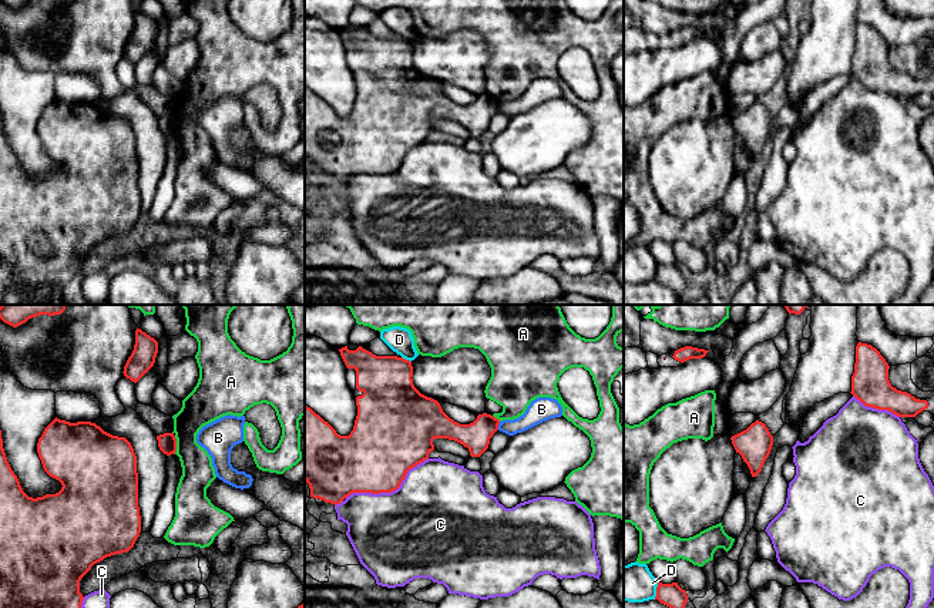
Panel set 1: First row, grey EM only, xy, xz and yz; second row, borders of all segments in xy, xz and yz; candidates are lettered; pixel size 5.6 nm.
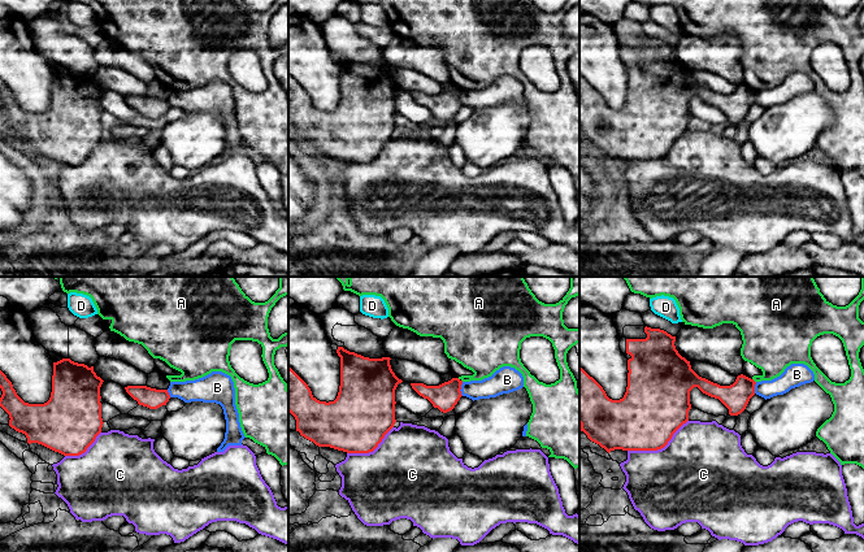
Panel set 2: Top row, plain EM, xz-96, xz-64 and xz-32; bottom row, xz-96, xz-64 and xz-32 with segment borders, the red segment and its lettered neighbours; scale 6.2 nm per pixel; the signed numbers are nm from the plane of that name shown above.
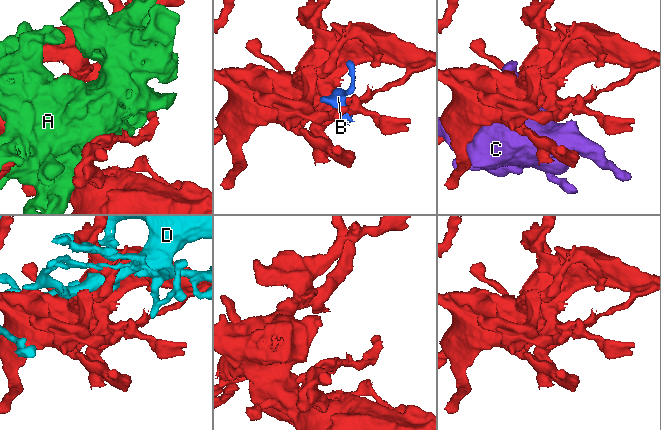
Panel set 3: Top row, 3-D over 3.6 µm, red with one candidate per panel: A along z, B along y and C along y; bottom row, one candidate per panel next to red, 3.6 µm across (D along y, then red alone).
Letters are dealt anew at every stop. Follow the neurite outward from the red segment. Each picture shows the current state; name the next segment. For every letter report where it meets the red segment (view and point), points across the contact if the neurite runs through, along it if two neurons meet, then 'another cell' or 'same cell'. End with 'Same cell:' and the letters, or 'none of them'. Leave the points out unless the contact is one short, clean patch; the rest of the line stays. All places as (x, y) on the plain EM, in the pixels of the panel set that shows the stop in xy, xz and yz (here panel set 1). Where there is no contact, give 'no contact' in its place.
A: meets red in xy at (175, 126); another cell
B: meets red in xz at (497, 107); border along xz (500, 103), (497, 110); another cell
C: meets red in xz at (389, 173); another cell
D: meets red in yz at (657, 272); another cell
Same cell: none of them

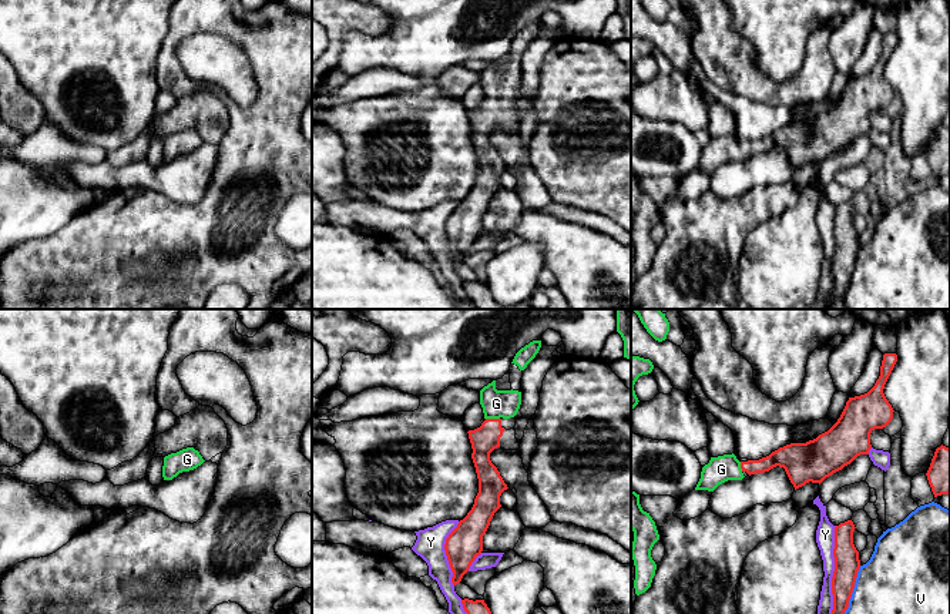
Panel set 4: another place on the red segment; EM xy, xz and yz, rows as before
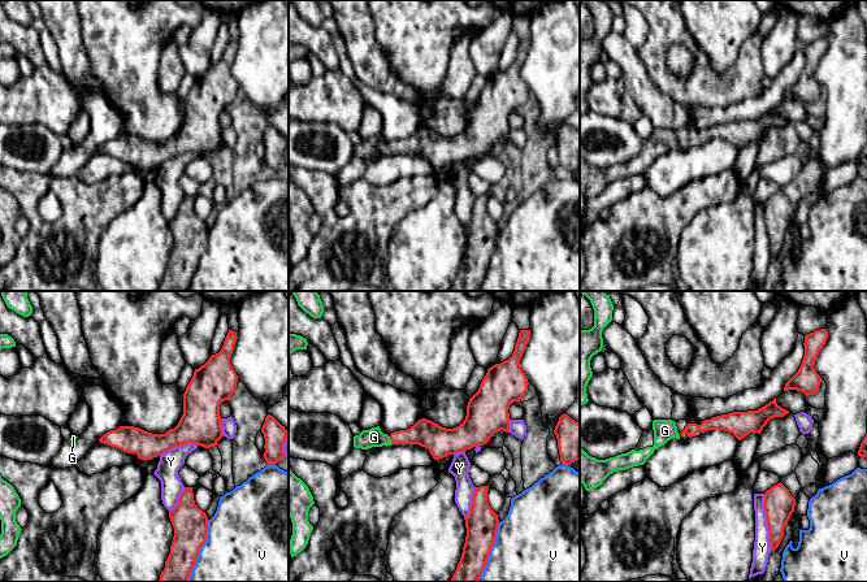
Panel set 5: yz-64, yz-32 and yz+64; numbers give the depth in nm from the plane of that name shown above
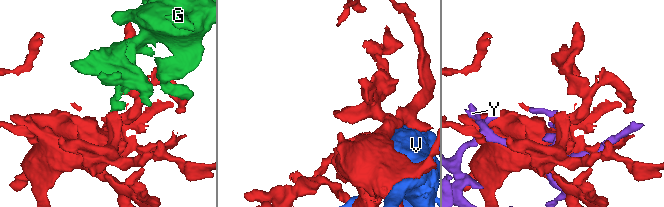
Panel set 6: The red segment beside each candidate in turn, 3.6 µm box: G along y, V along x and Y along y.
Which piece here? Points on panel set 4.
G: meets red in xz at (493, 100); runs through xz (484, 120), (490, 113), (493, 100), (496, 84); same cell
V: meets red in yz at (852, 272); another cell
Y: meets red in yz at (832, 258); another cell
Same cell: G

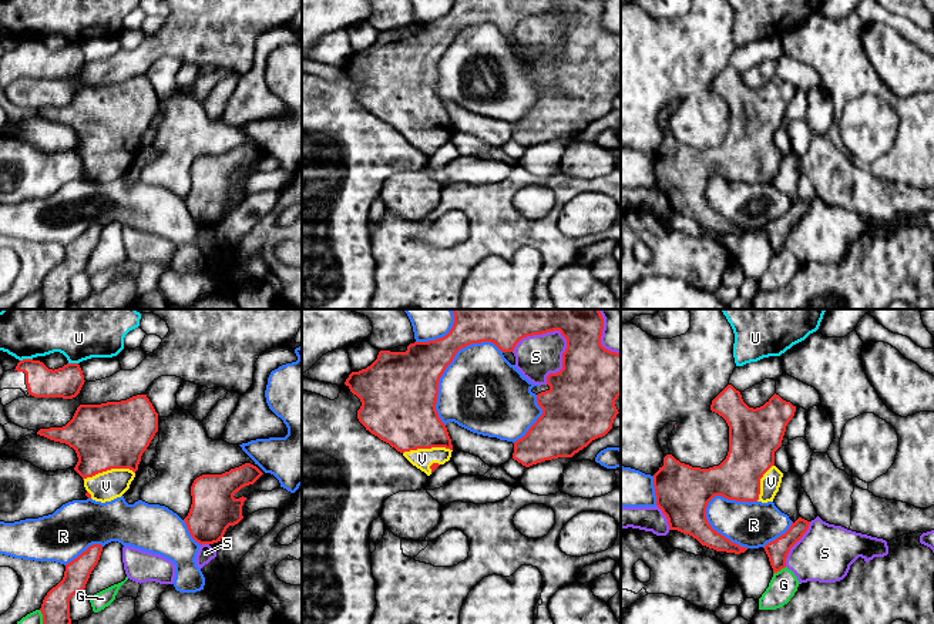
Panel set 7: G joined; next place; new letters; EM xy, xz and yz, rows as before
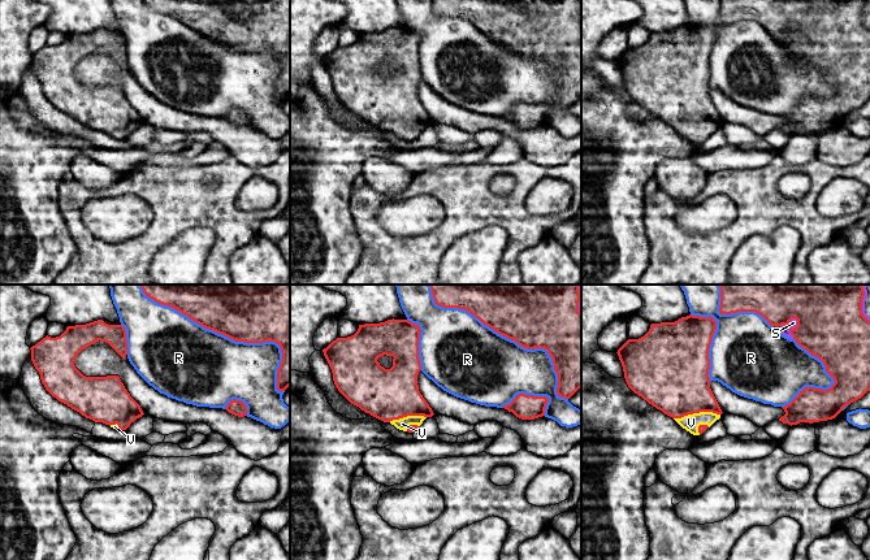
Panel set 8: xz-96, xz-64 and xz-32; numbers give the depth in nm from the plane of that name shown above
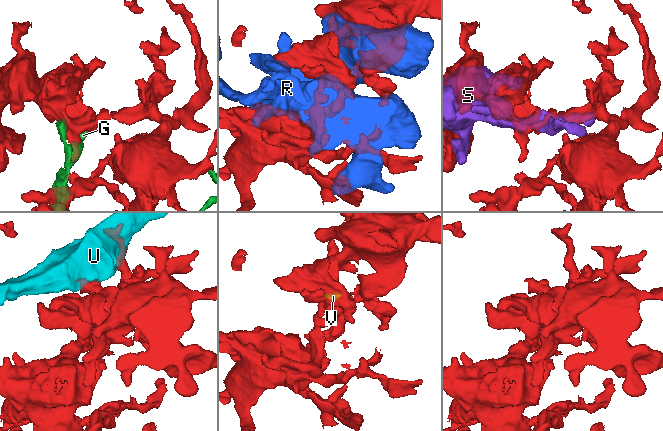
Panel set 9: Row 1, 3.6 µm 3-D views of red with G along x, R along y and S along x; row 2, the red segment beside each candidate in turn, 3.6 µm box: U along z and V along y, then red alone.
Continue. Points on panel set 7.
G: meets red in yz at (779, 251); another cell
R: meets red in xz at (444, 50); another cell
S: meets red in xz at (538, 14); another cell
U: meets red in xy at (26, 40); border along xy (32, 39), (20, 42); another cell
V: meets red in xy at (108, 150); runs through xy (114, 116), (108, 126), (108, 150), (106, 167); same cell
Same cell: V

